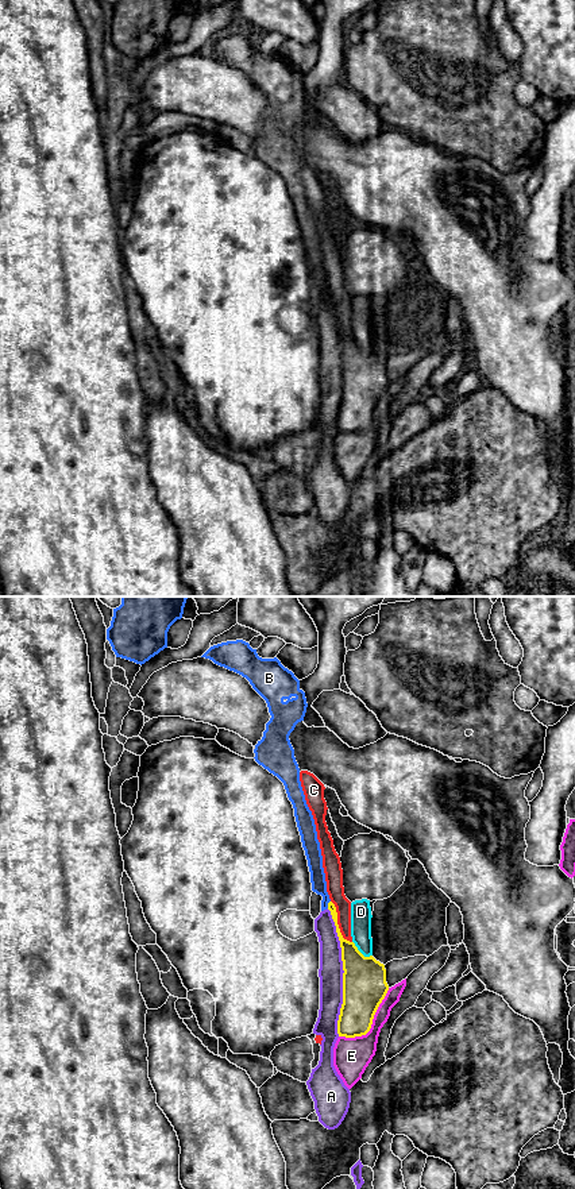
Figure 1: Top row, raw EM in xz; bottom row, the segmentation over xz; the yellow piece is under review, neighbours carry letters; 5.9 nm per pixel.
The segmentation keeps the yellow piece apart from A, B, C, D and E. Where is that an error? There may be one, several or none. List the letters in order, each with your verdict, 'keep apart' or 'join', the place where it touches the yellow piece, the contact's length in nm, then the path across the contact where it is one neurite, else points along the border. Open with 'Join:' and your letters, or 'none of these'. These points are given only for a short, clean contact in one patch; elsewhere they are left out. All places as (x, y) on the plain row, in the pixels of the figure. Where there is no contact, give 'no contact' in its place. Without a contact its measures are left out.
Join: none of these
A: keep apart; contact xz (344, 367); length 750 nm
B: keep apart; contact xz (328, 300); length 50 nm; border xz (330, 296), (327, 302)
C: keep apart; contact xz (336, 319); length 280 nm
D: keep apart; contact xz (359, 347); length 150 nm
E: keep apart; contact xz (371, 419); length 420 nm

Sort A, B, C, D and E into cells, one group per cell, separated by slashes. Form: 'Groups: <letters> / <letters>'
Groups: A B / C / D / E

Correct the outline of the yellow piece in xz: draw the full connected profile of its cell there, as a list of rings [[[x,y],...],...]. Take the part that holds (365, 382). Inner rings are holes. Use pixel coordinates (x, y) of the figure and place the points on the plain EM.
[[[332,297],[328,298],[328,305],[340,336],[344,366],[337,429],[346,433],[362,432],[370,426],[374,410],[389,386],[386,364],[373,351],[364,352],[354,337],[343,333]]]

